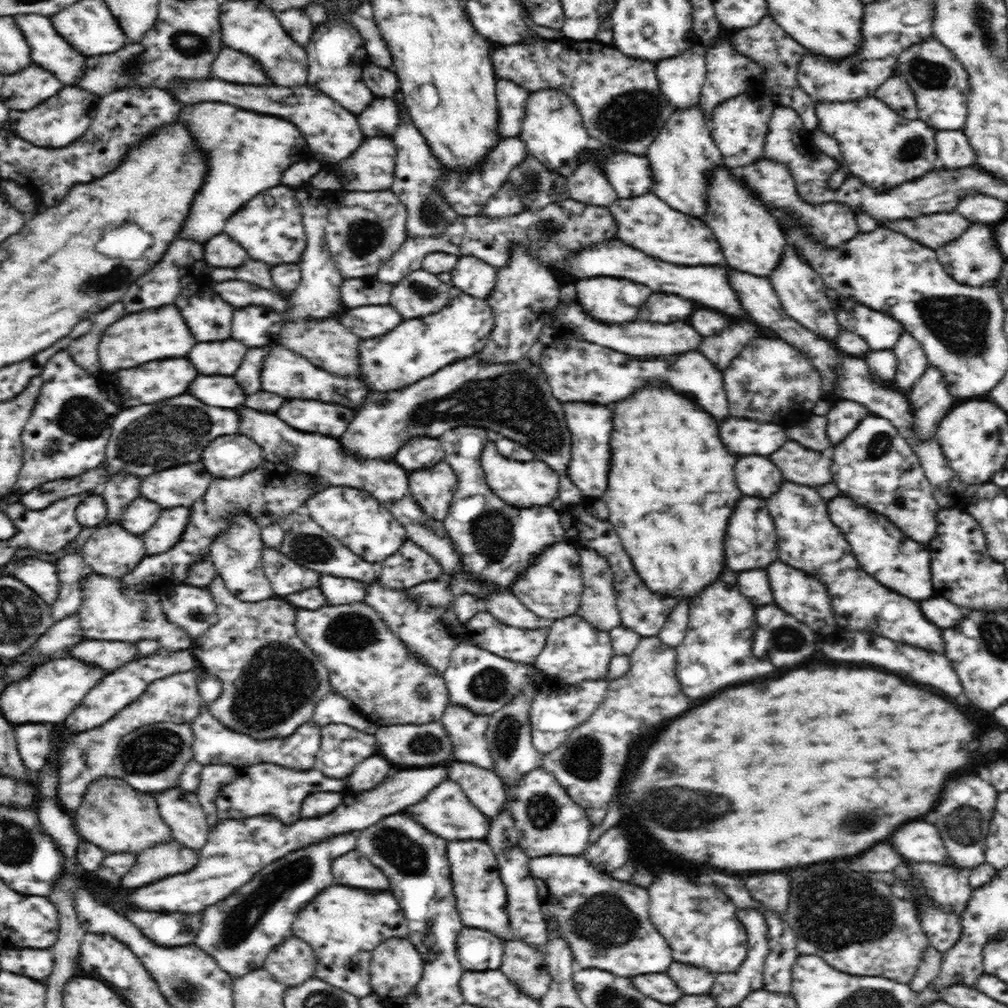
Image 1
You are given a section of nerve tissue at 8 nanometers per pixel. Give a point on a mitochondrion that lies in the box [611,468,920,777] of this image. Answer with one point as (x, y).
(782, 636)

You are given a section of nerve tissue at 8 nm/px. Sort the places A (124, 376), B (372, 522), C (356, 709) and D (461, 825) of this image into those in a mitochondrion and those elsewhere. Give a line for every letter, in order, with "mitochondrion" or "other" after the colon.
A: other
B: other
C: other
D: mitochondrion

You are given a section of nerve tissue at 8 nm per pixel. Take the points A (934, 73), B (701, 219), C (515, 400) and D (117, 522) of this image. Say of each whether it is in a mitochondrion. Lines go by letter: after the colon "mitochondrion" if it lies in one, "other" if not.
A: mitochondrion
B: other
C: mitochondrion
D: other

